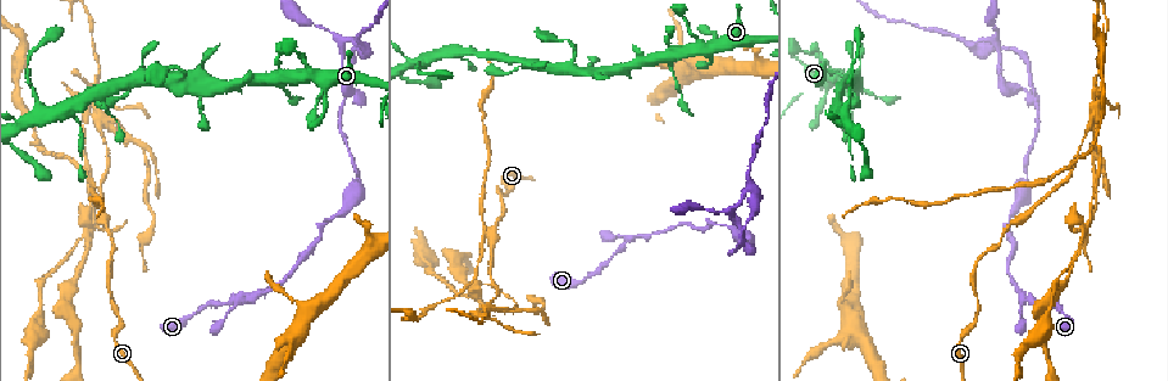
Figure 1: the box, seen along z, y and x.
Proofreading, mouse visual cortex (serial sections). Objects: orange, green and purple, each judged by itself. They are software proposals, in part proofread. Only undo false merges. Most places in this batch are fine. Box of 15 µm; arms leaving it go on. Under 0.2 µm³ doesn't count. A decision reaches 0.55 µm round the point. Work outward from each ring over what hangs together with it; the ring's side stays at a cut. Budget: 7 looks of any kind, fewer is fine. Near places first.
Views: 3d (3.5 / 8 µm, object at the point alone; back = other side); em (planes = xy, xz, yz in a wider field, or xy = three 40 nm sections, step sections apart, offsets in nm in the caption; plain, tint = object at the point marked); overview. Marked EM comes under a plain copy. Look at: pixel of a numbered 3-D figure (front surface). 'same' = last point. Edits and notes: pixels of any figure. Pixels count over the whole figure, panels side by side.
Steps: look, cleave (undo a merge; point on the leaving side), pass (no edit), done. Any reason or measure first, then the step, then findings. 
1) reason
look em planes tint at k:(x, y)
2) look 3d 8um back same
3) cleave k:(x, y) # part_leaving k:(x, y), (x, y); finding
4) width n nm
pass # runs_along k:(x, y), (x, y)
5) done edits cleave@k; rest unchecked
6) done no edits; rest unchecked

thin neck
look 3d 3.5um back at 1:(98, 120)

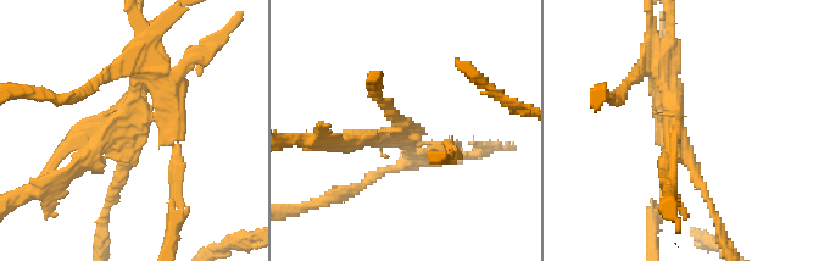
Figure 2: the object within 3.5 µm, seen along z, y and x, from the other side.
look em xy step 1 tint at 2:(129, 138)

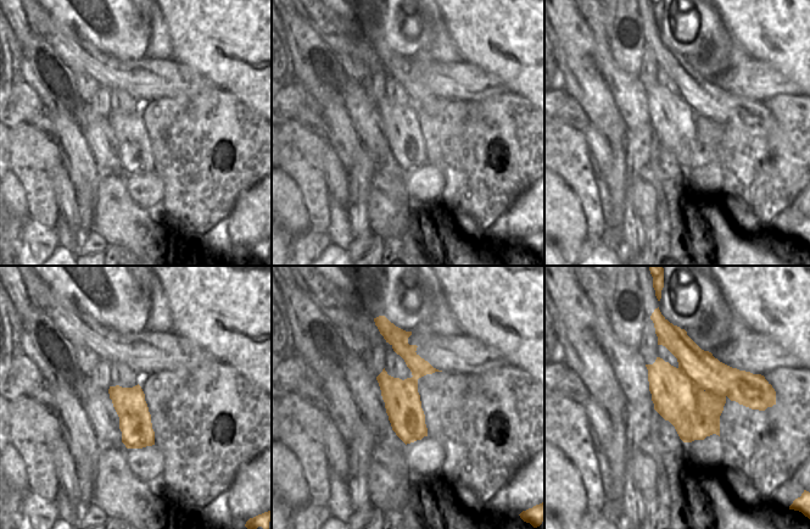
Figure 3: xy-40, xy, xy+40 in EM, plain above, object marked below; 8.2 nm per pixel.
look em planes tint same

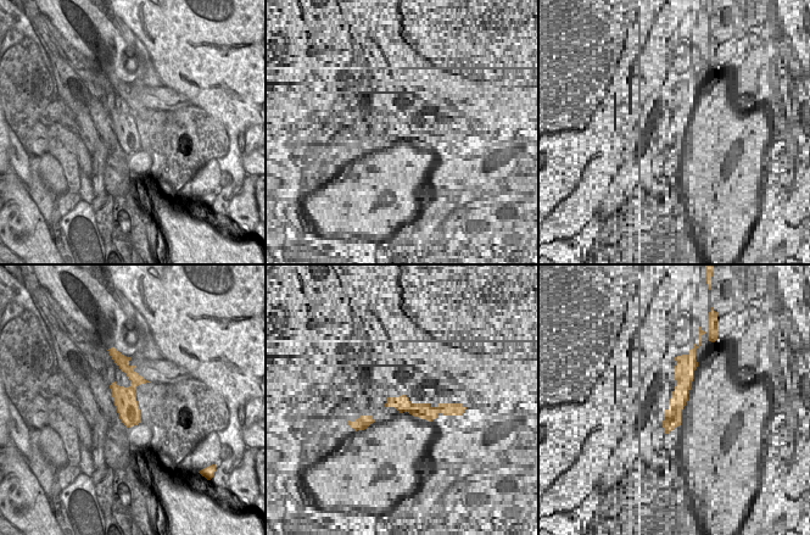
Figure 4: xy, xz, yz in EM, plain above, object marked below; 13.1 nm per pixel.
cleave 2:(157, 50) # part_leaving 2:(155, 122), (171, 137), (171, 231); two cells meet here

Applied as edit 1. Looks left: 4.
look 3d 3.5um back at 1:(752, 242)

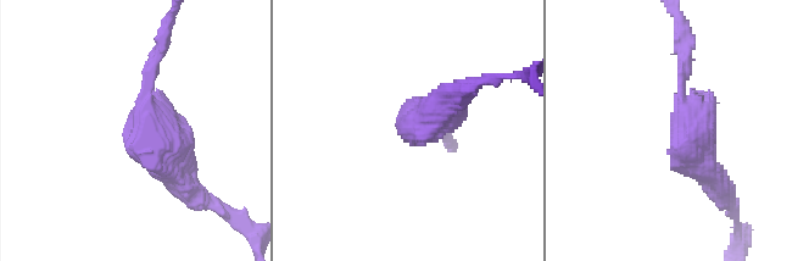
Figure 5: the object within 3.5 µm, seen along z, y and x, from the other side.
arm_widths 200, 400 nm
look em planes tint at 5:(680, 112)

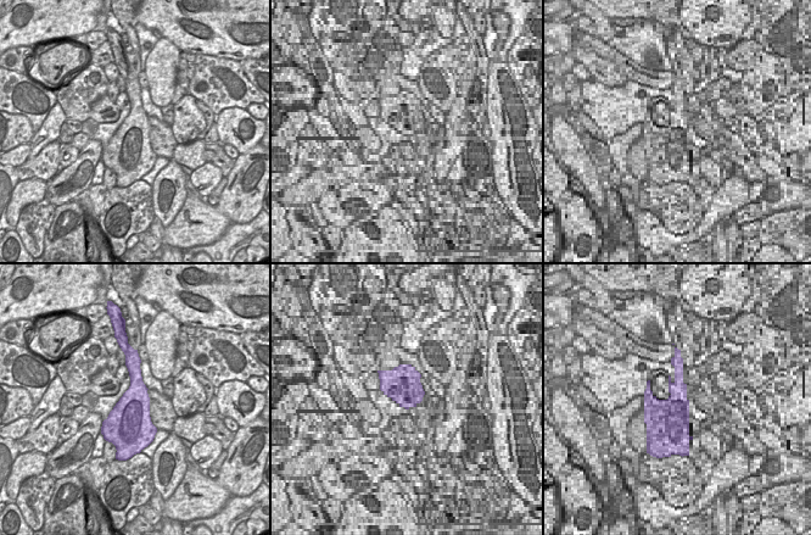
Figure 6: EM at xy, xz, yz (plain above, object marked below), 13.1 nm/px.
pass # runs_along 5:(712, 178), (680, 115), (680, 33); all the same cell

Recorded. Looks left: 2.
done edits cleave@2; rest unchecked

